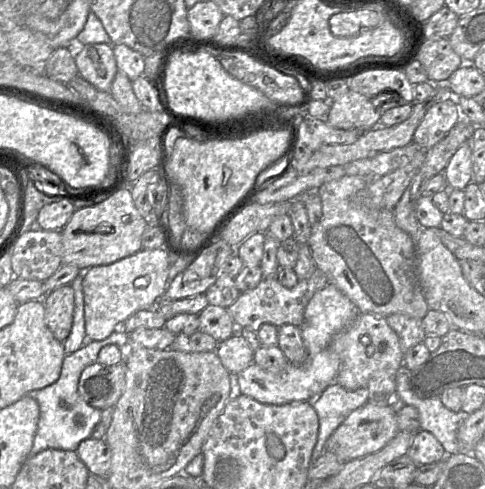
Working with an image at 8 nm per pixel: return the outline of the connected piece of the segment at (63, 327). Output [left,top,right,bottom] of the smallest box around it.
[42,285,74,342]

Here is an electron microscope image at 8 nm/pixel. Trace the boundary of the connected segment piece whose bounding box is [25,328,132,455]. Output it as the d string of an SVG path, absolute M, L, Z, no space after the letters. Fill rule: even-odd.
M121 328L116 329L104 340L87 340L80 349L64 357L61 375L55 383L25 395L35 399L40 408L39 422L31 455L38 454L46 449L77 451L80 443L91 437L95 426L101 422L101 410L85 402L78 392L78 383L82 371L87 366L97 362L100 350L106 345L117 345L126 350L132 346L129 334ZM77 414L84 415L85 426L79 427L75 424L74 418Z

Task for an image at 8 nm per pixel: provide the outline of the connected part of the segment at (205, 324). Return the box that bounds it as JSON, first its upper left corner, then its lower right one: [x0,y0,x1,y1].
[198,304,238,343]

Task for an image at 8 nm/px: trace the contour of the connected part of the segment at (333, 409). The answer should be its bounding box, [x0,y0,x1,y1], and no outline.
[312,382,369,462]

